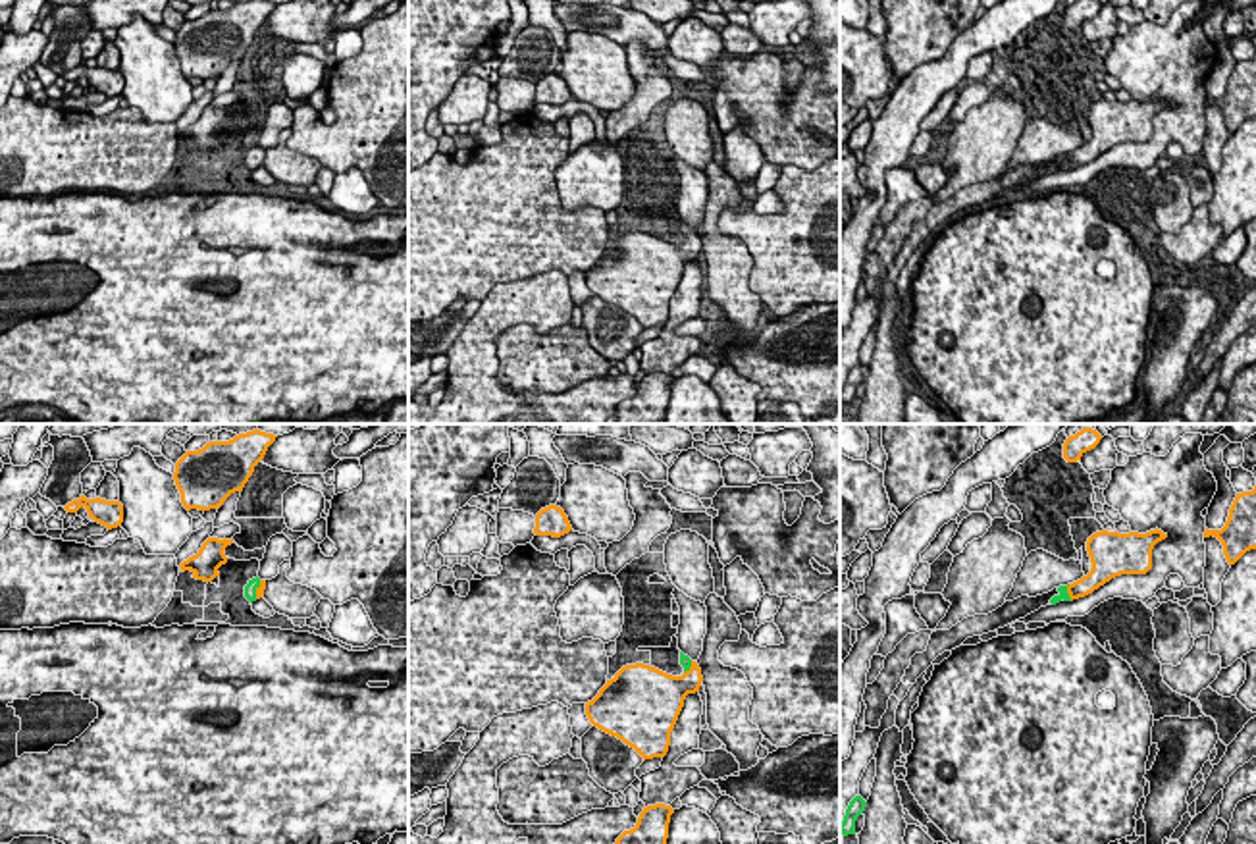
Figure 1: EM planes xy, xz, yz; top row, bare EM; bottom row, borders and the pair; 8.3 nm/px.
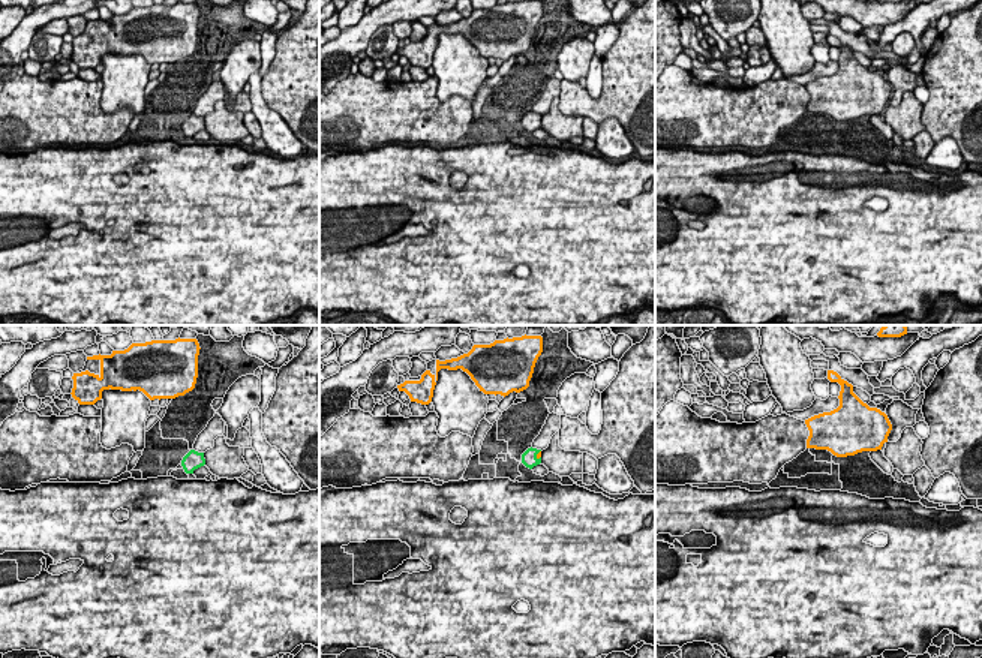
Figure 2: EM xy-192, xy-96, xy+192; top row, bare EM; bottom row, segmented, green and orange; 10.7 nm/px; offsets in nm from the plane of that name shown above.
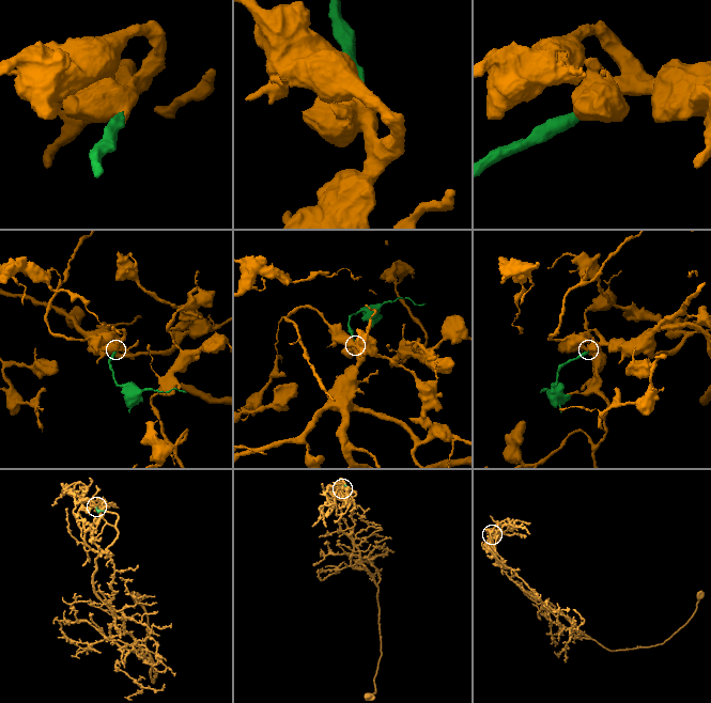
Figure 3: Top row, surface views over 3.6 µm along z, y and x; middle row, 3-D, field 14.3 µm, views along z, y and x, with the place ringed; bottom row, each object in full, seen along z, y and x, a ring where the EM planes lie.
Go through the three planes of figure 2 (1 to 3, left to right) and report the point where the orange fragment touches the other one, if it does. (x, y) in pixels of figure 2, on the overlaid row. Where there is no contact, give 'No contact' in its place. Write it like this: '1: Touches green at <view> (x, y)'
1: No contact
2: Touches green at xy-96 (537, 453)
3: No contact

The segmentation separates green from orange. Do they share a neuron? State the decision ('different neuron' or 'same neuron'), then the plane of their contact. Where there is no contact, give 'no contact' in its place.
same neuron | xy

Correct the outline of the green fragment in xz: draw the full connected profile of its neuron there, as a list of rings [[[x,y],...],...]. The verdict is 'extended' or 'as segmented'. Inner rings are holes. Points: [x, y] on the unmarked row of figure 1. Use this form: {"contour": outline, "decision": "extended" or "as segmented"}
{"contour": [[[682,220],[680,233],[682,245],[643,231],[622,235],[586,272],[589,291],[634,316],[643,330],[665,326],[686,264],[699,260],[703,251],[699,233]]], "decision": "extended"}

